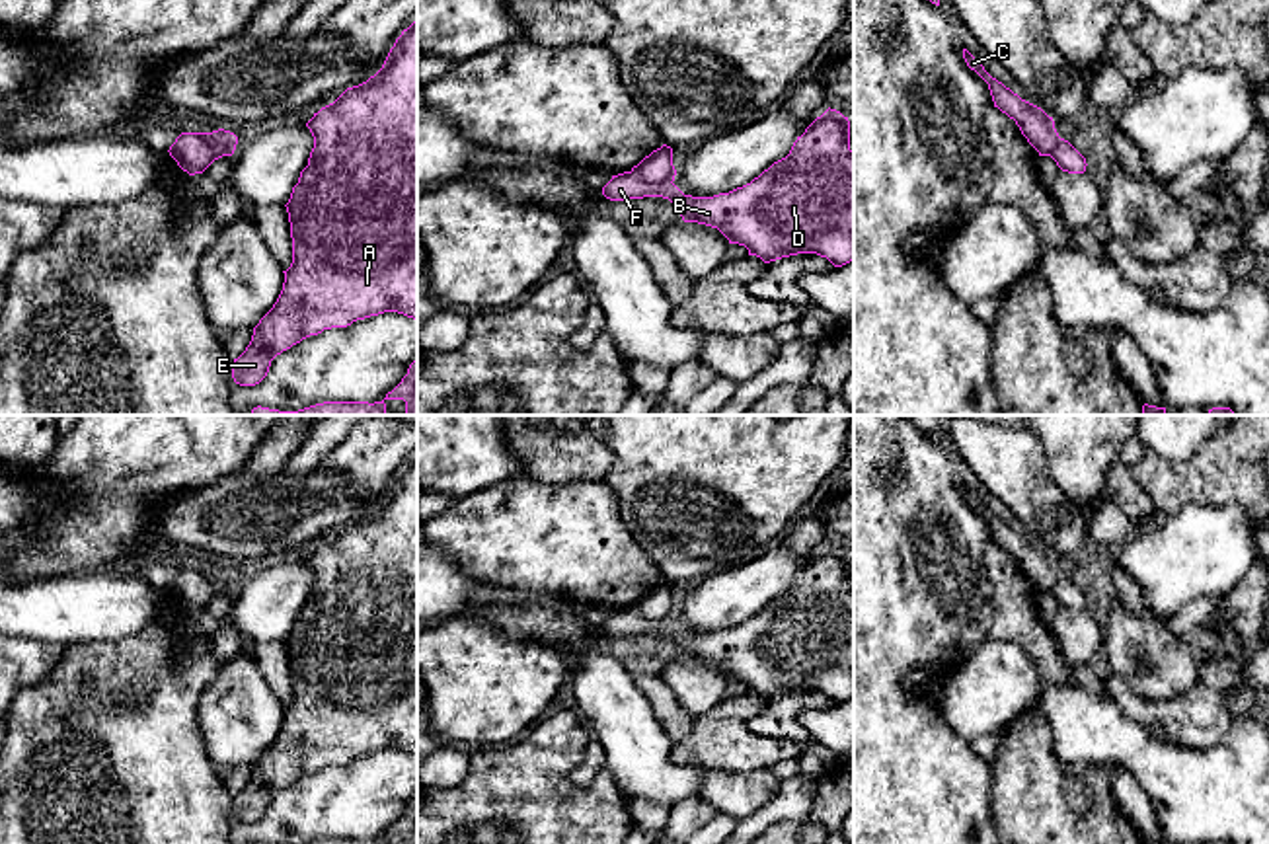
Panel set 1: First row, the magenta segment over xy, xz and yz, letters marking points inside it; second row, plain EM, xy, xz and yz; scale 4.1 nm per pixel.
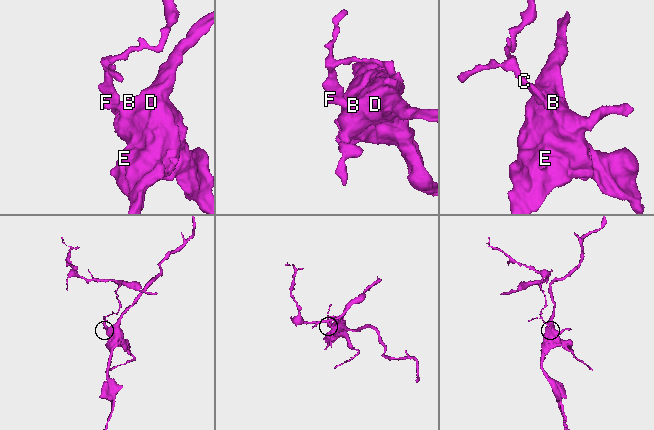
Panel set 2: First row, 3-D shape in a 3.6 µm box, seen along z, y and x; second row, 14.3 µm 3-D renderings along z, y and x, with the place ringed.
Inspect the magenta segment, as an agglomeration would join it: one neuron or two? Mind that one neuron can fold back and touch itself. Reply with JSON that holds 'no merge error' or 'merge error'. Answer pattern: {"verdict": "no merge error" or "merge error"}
{"verdict": "merge error"}

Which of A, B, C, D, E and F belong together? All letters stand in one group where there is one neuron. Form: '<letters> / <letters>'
A B D E F / C

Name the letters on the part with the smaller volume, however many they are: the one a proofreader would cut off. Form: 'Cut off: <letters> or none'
Cut off: C

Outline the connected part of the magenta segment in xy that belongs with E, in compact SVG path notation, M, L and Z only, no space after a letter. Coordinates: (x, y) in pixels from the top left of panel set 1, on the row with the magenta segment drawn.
M417 19L402 31L382 68L366 82L347 88L306 123L314 136L308 166L300 172L285 205L290 222L292 263L273 308L253 327L246 351L234 359L232 378L240 386L259 384L271 361L324 329L398 312L417 320Z

